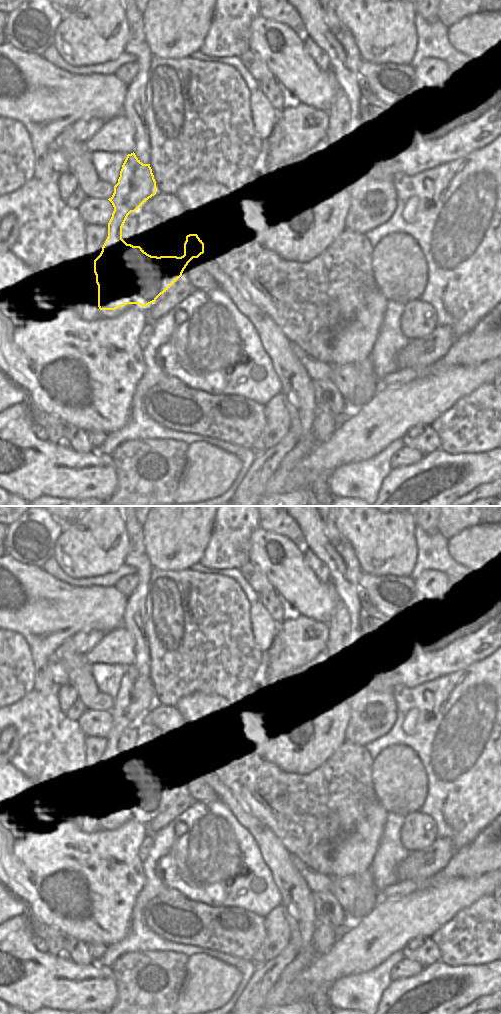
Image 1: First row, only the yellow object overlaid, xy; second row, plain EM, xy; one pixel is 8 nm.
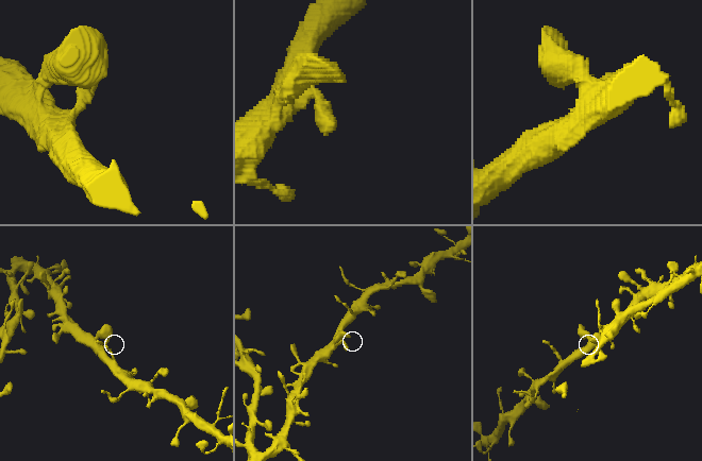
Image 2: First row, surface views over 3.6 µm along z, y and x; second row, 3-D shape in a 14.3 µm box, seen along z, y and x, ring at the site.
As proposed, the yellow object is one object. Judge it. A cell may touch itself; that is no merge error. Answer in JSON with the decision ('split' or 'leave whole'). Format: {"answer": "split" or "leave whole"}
{"answer": "leave whole"}

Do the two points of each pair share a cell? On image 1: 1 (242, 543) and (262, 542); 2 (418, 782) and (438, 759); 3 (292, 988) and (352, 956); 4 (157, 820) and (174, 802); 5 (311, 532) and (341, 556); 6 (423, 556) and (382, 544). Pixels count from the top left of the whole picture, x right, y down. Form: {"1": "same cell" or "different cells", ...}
{"1": "different cells", "2": "different cells", "3": "same cell", "4": "same cell", "5": "same cell", "6": "different cells"}

